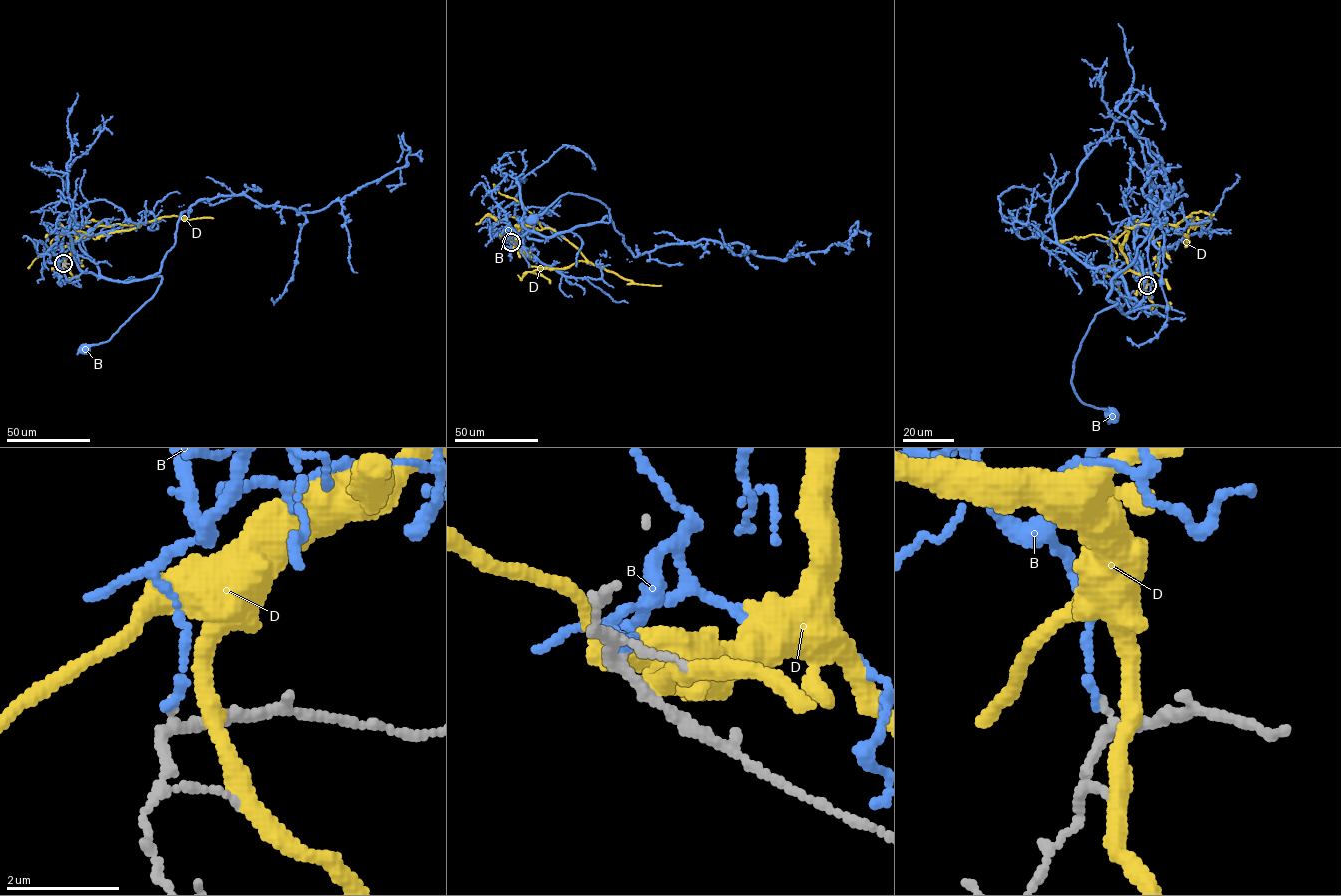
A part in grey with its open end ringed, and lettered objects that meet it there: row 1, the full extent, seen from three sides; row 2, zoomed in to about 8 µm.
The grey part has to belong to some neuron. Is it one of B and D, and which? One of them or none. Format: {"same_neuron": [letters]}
{"same_neuron": []}

